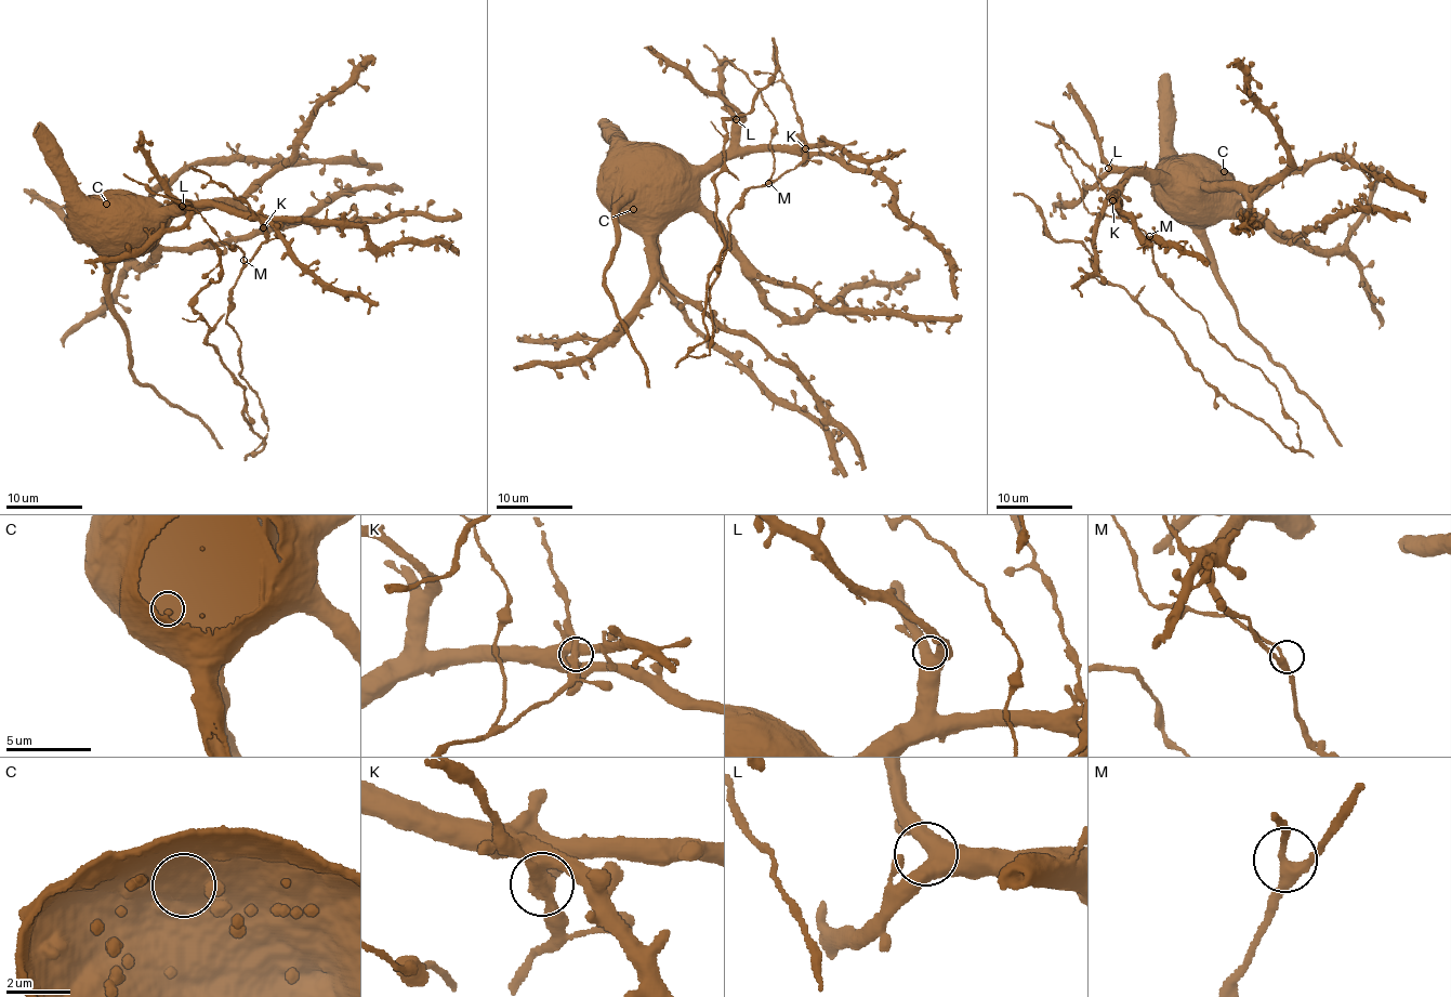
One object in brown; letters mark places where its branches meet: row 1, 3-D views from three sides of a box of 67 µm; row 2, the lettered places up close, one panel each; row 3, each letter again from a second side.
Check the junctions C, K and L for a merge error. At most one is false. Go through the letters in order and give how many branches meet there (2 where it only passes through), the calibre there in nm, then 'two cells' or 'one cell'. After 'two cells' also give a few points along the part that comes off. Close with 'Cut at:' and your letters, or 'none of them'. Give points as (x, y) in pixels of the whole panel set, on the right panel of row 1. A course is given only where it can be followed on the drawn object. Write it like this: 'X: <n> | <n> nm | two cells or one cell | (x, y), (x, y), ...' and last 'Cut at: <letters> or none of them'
C: 3 | 440 nm | one cell
K: 3 | 400 nm | one cell
L: 3 | 480 nm | one cell
Cut at: none of them

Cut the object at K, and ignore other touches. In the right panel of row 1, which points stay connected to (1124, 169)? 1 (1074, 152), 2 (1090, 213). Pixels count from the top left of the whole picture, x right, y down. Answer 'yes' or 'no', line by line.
1: no
2: no

